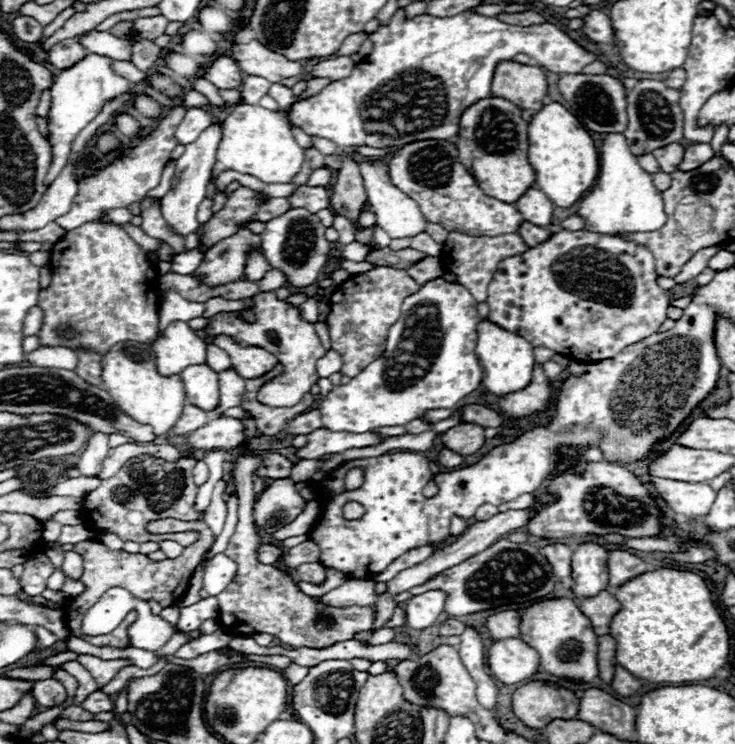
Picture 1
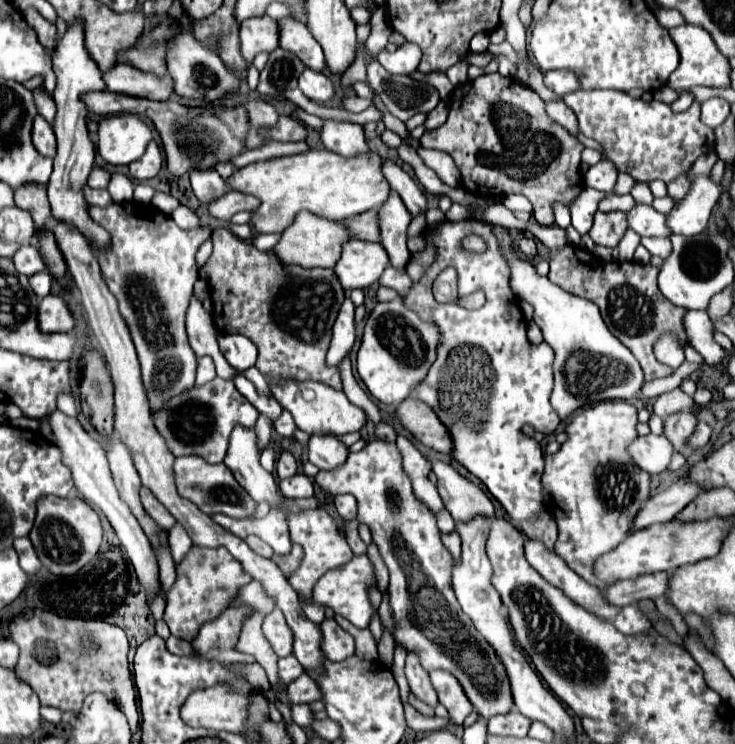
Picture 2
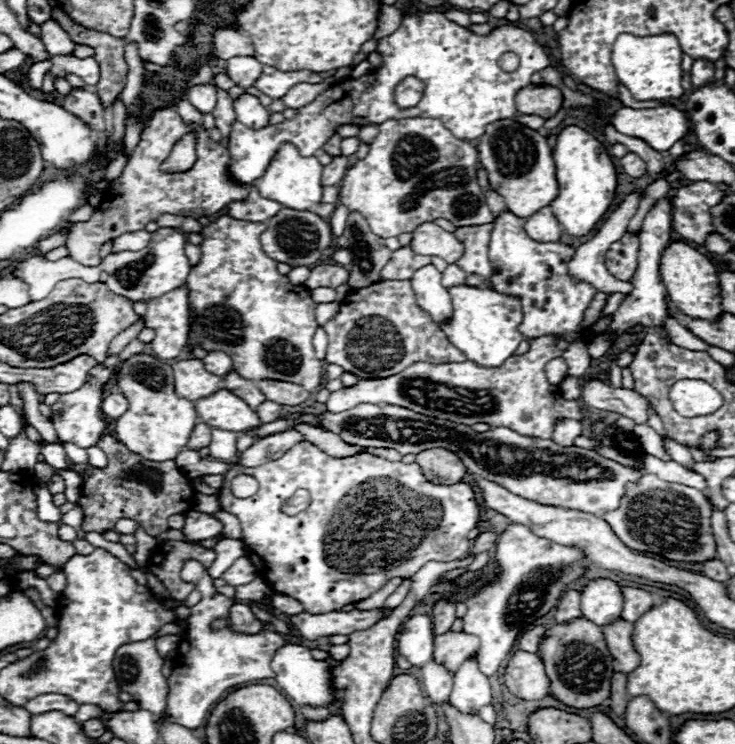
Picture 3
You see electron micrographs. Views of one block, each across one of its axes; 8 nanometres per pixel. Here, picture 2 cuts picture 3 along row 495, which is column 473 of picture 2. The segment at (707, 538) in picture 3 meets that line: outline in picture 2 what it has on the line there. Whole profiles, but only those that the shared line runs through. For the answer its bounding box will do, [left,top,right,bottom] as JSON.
[314,440,512,718]

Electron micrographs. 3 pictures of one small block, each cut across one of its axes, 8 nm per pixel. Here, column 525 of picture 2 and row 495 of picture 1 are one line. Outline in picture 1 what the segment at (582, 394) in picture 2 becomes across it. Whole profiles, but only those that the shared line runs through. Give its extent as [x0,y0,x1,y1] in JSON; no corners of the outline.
[254,478,304,534]

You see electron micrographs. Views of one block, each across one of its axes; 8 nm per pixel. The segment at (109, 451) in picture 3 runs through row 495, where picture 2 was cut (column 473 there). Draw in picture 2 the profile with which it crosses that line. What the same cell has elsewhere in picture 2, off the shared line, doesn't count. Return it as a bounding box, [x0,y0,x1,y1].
[420,72,584,226]

